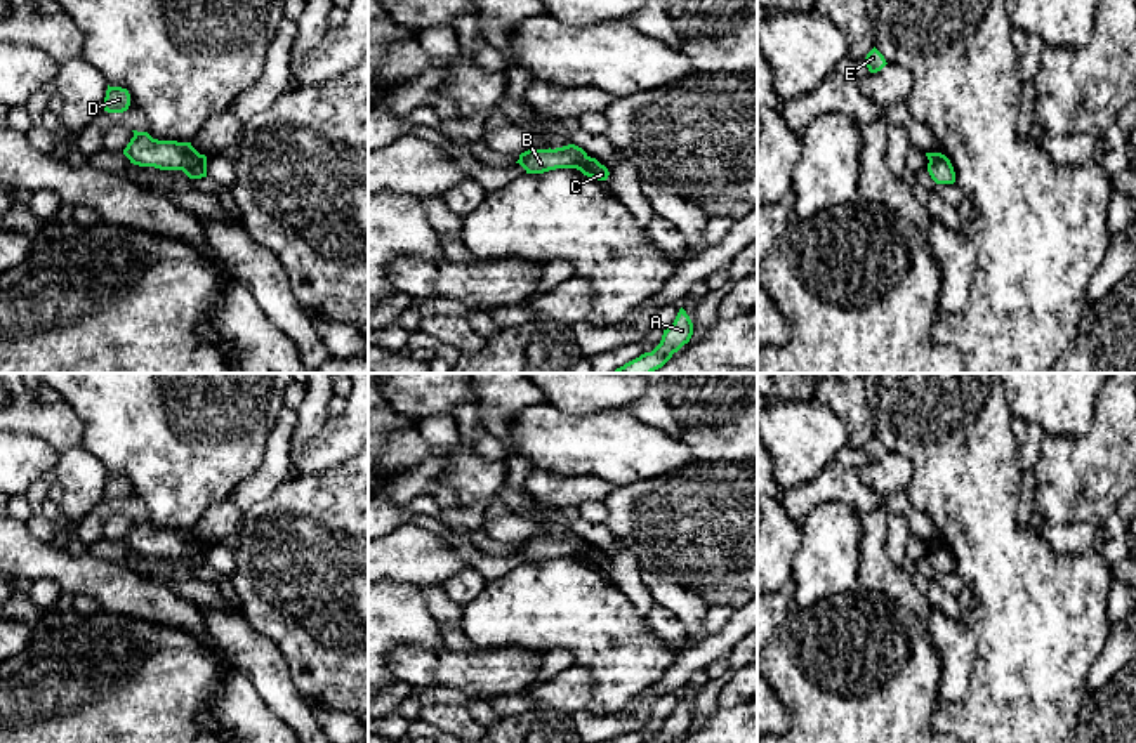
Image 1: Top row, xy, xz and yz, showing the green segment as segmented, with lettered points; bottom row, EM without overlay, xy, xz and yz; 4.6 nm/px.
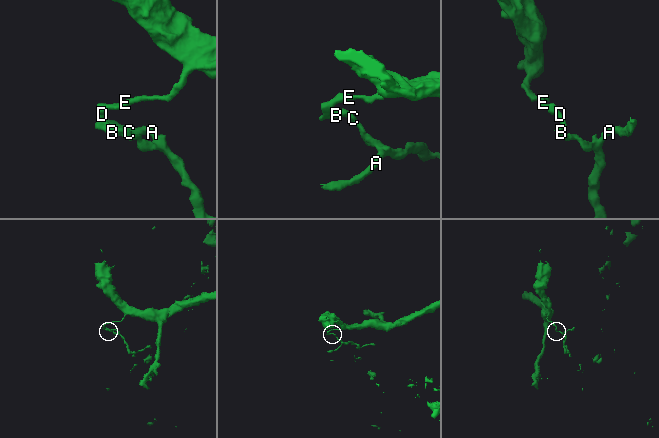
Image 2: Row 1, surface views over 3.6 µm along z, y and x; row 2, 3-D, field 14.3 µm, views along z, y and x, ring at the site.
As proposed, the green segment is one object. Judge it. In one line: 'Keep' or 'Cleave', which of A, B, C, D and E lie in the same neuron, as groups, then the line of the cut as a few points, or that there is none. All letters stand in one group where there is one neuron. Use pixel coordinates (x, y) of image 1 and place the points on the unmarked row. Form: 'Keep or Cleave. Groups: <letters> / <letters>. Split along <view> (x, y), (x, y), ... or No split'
Cleave. Groups: A C / B D E. Split along xy (202, 544), (183, 559)

